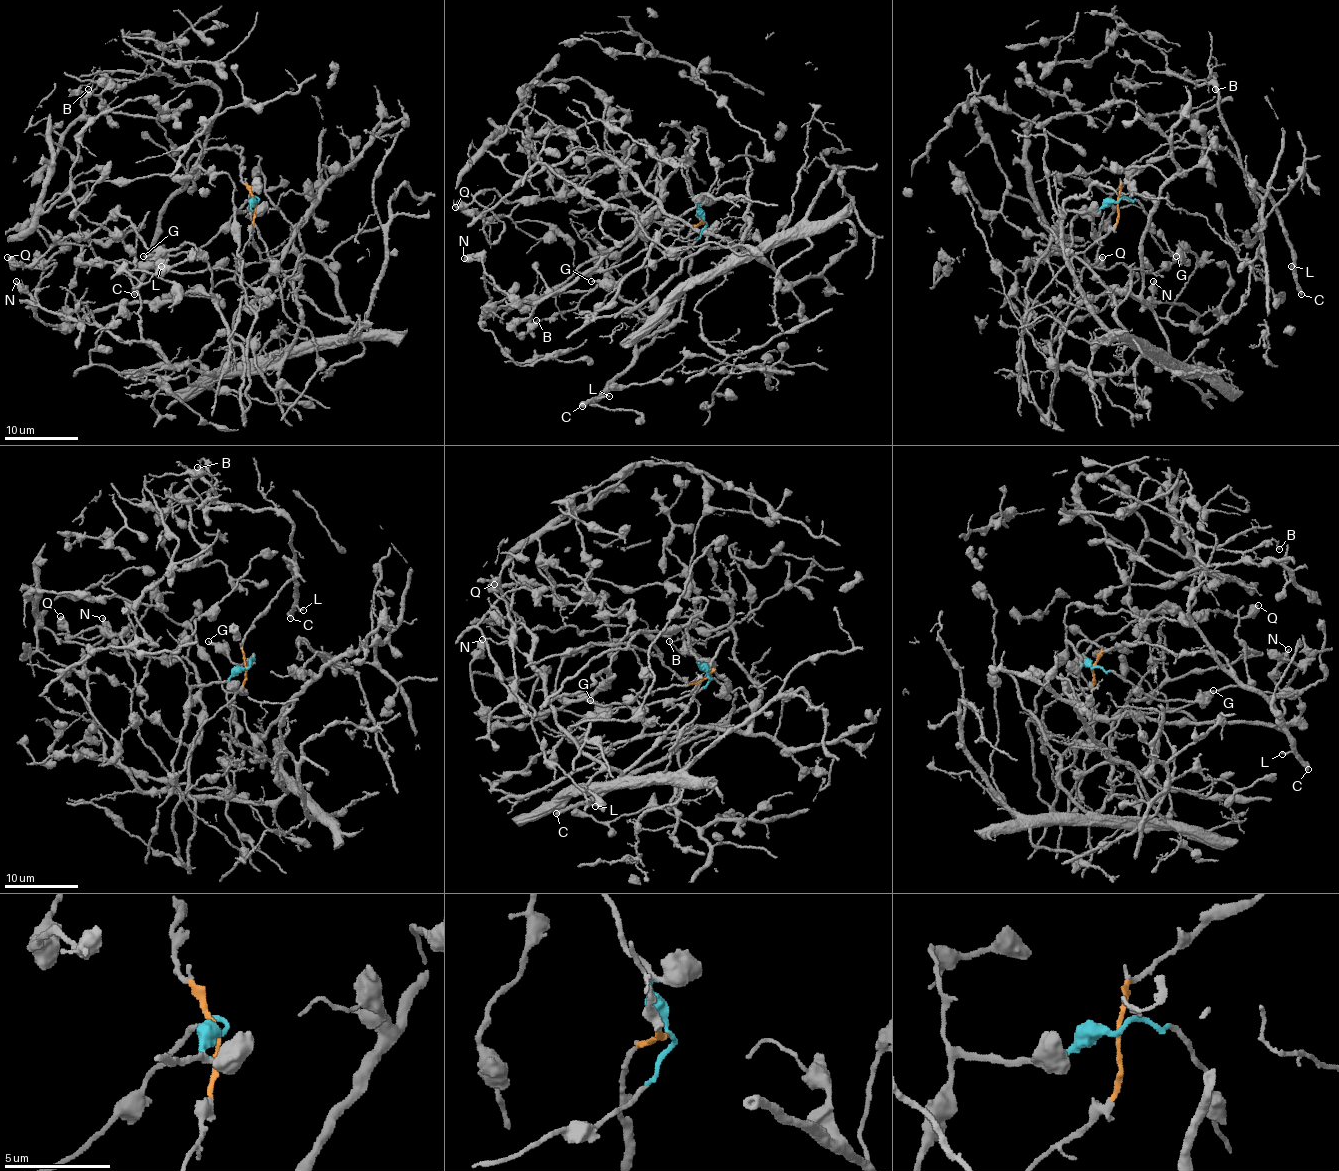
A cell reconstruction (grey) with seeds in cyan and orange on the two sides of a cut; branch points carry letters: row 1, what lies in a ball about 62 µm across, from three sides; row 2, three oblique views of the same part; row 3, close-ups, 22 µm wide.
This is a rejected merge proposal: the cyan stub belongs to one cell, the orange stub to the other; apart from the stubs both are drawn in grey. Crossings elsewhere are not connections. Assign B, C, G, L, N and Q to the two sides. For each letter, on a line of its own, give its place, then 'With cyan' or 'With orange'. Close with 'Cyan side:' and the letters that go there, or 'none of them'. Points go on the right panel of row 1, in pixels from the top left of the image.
B: Place: (1215, 89). With orange
C: Place: (1301, 294). With orange
G: Place: (1176, 256). With cyan
L: Place: (1291, 266). With orange
N: Place: (1153, 281). With cyan
Q: Place: (1102, 257). With cyan
Cyan side: G, N, Q

